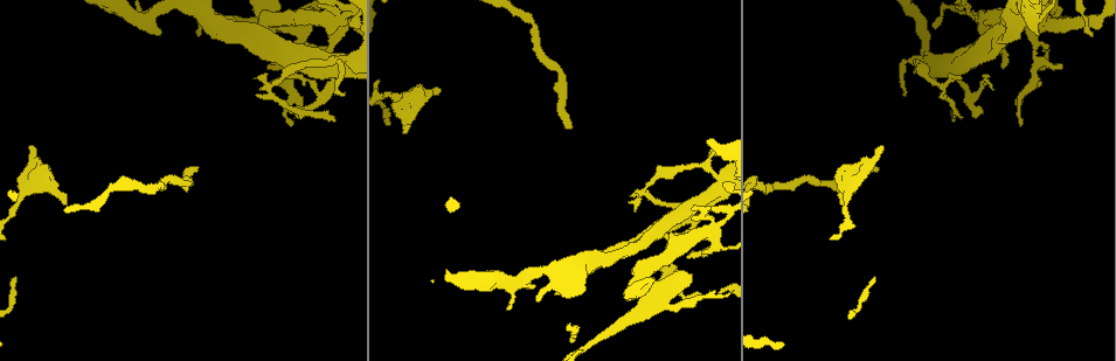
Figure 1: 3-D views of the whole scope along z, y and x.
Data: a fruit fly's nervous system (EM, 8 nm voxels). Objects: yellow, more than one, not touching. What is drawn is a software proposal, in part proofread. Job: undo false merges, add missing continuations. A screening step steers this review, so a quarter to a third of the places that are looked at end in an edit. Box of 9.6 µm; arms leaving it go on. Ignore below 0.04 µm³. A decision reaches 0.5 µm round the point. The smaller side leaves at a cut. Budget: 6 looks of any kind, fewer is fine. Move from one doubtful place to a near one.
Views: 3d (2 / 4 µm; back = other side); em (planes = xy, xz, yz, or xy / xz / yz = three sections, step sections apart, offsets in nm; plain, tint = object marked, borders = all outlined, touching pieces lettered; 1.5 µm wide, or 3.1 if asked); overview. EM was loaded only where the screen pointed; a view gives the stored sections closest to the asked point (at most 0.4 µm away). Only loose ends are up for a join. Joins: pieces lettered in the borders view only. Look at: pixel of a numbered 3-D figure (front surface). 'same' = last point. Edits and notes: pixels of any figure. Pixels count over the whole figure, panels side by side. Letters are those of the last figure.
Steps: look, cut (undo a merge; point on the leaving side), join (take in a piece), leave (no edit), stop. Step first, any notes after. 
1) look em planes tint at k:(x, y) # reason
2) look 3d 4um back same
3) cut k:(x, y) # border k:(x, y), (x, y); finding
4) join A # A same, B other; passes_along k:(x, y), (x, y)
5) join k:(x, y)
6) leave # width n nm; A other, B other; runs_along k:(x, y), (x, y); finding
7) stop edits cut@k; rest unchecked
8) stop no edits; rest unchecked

look em planes borders at 1:(292, 124) # tapers out

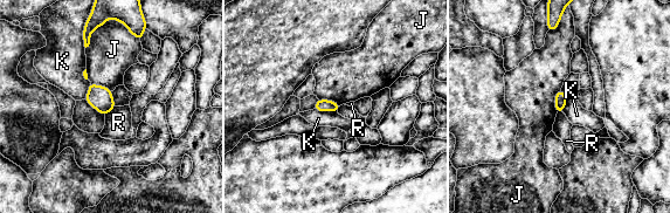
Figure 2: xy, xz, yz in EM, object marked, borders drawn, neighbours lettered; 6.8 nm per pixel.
leave # longest_contact J 190 nm; J other, K other, R other; border 2:(115, 105), (105, 115); no lettered piece goes on from it

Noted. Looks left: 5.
look em planes borders at 1:(952, 121) # branch stops here

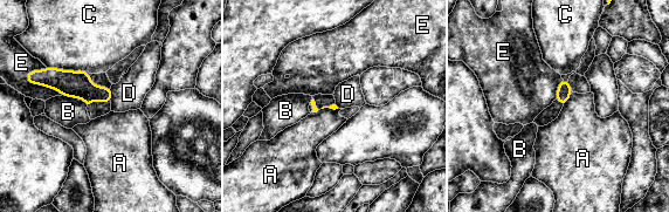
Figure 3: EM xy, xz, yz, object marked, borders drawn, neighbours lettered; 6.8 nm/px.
leave # A other, B other, C other, D other, E other; border 3:(62, 94), (80, 97), (87, 106); none of them fits

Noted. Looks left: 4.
look em planes borders at 1:(881, 146) # an open end

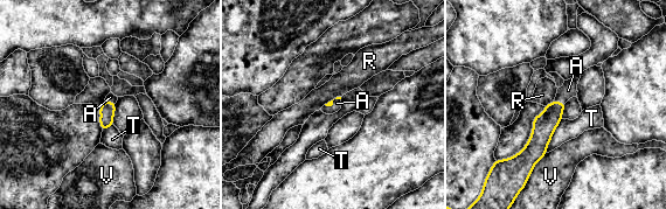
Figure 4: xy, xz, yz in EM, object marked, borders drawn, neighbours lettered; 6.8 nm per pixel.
join A # A same, R other, T other, V other; passes_along 4:(543, 125), (560, 102), (568, 90); the cell continues

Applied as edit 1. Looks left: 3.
stop edits join@4; rest unchecked

